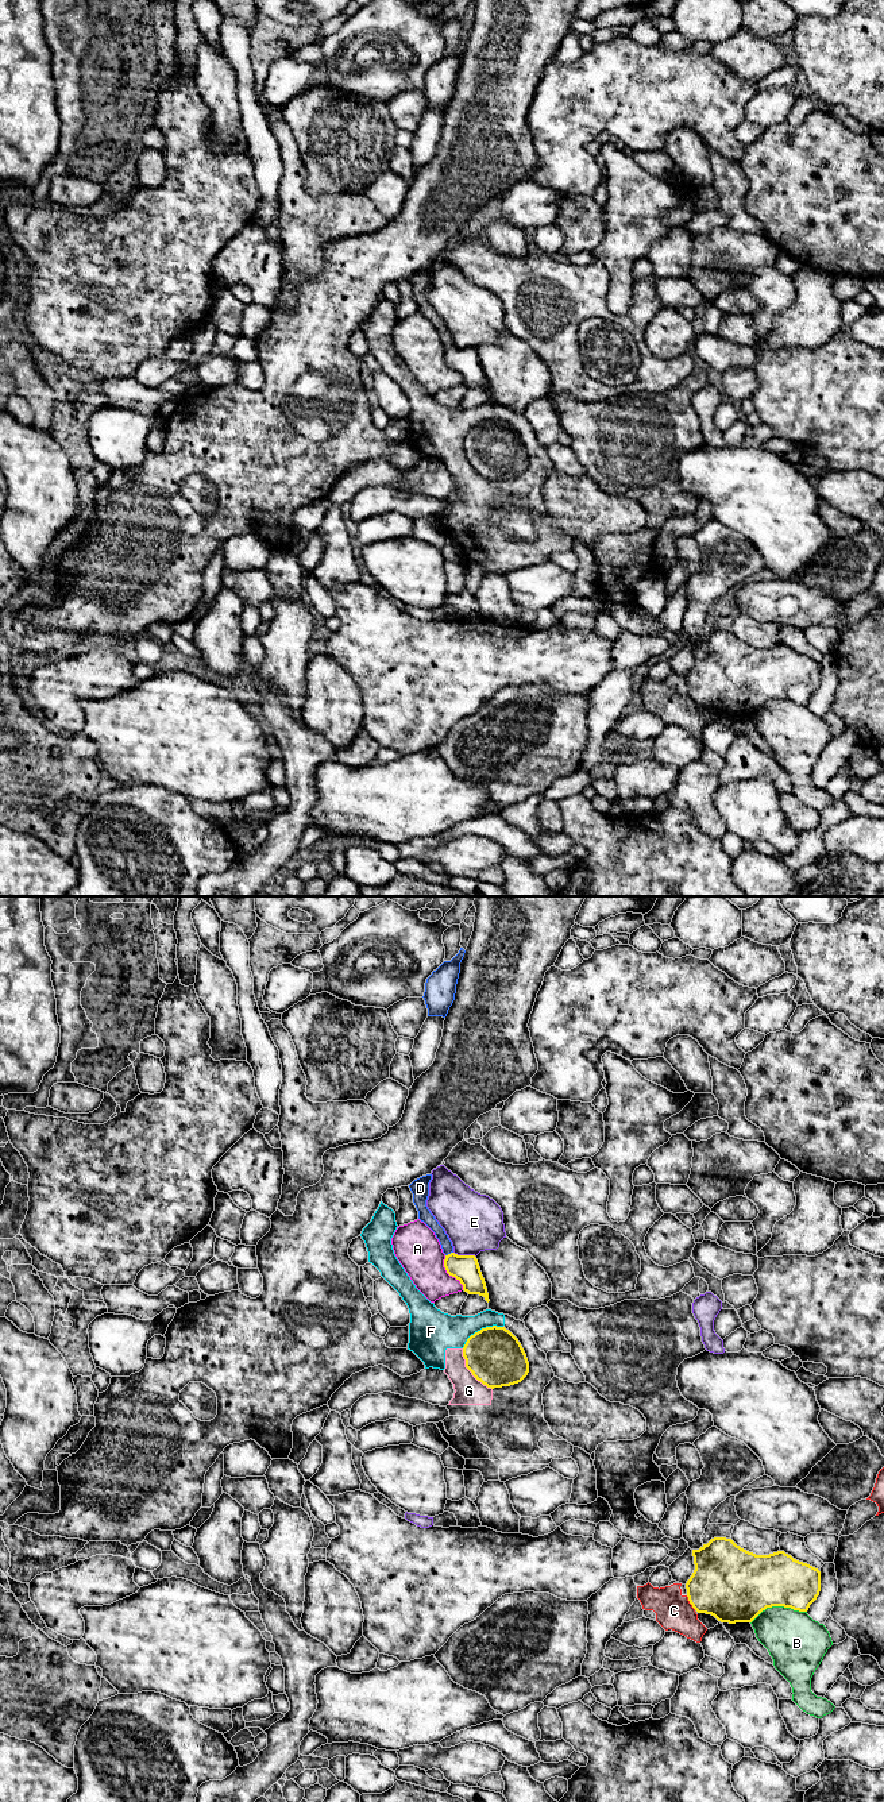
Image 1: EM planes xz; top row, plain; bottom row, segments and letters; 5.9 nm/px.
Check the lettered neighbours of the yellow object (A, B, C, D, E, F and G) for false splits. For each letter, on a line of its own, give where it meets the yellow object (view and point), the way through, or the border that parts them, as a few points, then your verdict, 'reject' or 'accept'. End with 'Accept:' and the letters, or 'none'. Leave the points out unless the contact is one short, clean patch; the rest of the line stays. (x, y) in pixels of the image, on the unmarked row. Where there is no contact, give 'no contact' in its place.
A: xz (450, 367) | along xz (444, 348), (444, 362), (459, 374), (463, 382) | reject
B: xz (778, 698) | reject
C: xz (690, 695) | reject
D: xz (448, 347) | across xz (464, 361), (448, 347), (443, 330), (428, 311) | accept
E: xz (464, 348) | along xz (454, 344), (475, 350) | reject
F: xz (482, 421) | reject
G: xz (470, 463) | along xz (462, 442), (464, 459), (491, 482) | reject
Accept: D

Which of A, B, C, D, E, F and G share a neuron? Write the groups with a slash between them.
A / B / C / D / E / F G

